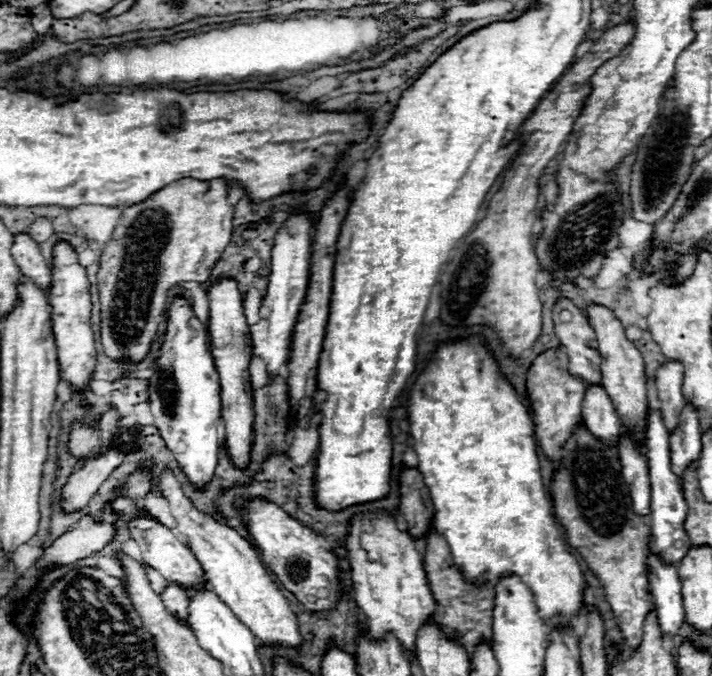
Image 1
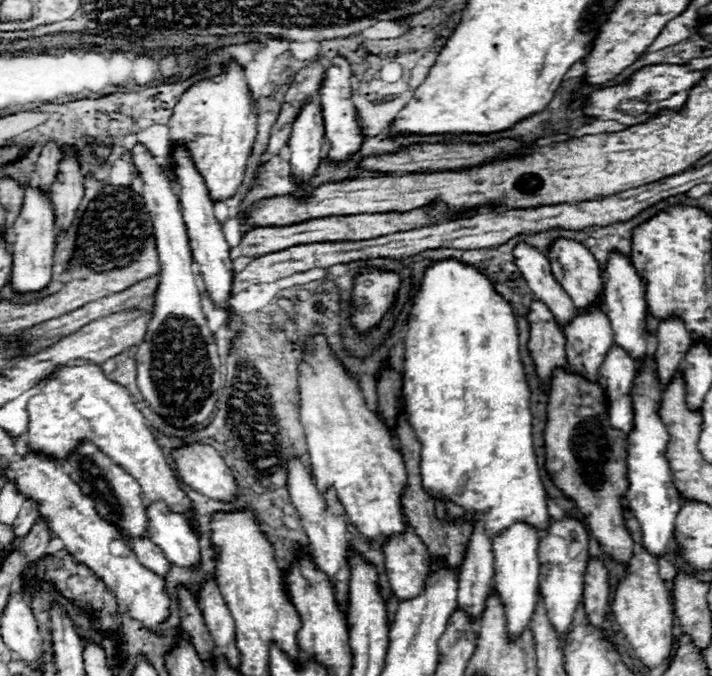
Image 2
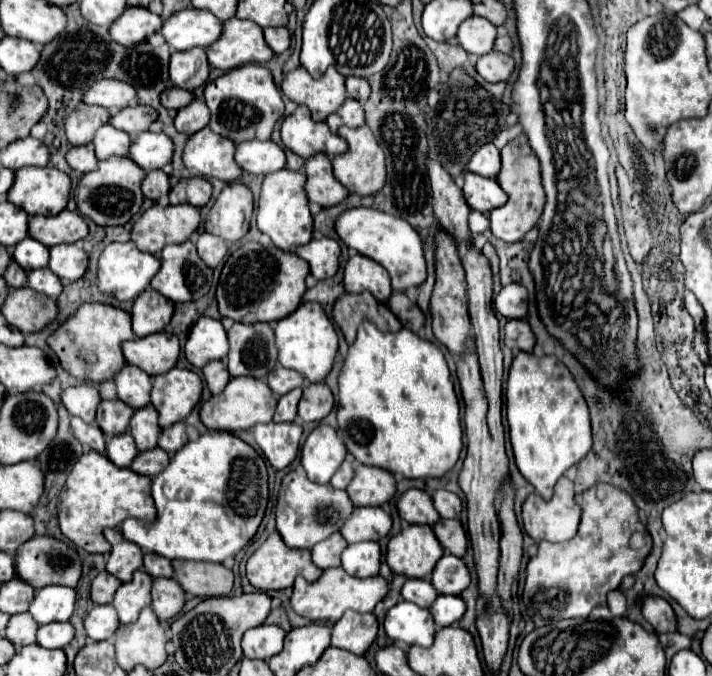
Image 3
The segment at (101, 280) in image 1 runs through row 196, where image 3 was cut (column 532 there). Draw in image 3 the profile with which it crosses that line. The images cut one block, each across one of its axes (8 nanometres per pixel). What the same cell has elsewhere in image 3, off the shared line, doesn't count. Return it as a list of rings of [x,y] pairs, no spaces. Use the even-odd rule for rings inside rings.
[[[520,134],[518,138],[514,138],[502,148],[502,172],[498,174],[498,184],[508,194],[508,202],[502,208],[496,208],[490,212],[492,234],[504,242],[518,242],[524,238],[524,234],[530,228],[536,226],[542,214],[542,208],[546,204],[546,194],[544,194],[542,176],[540,176],[540,160],[532,152],[526,134]]]

